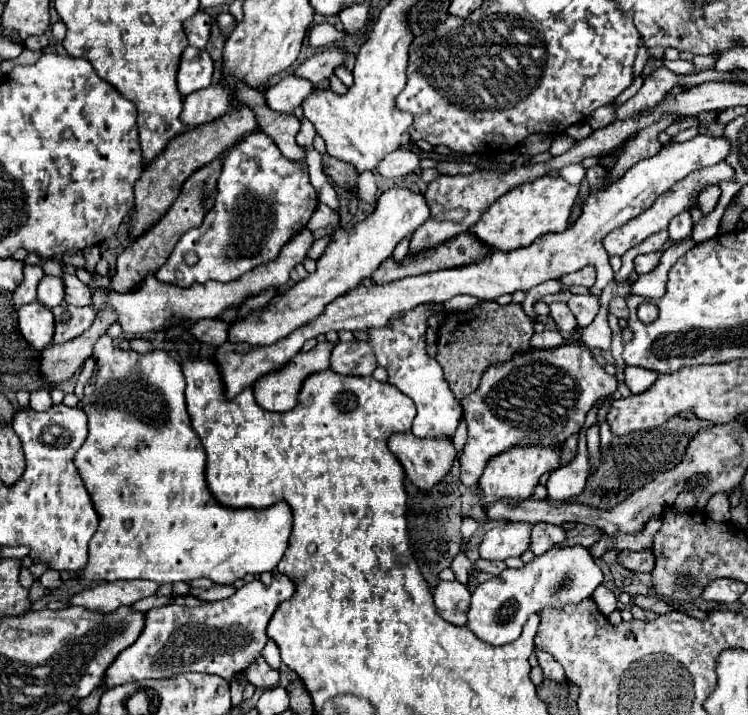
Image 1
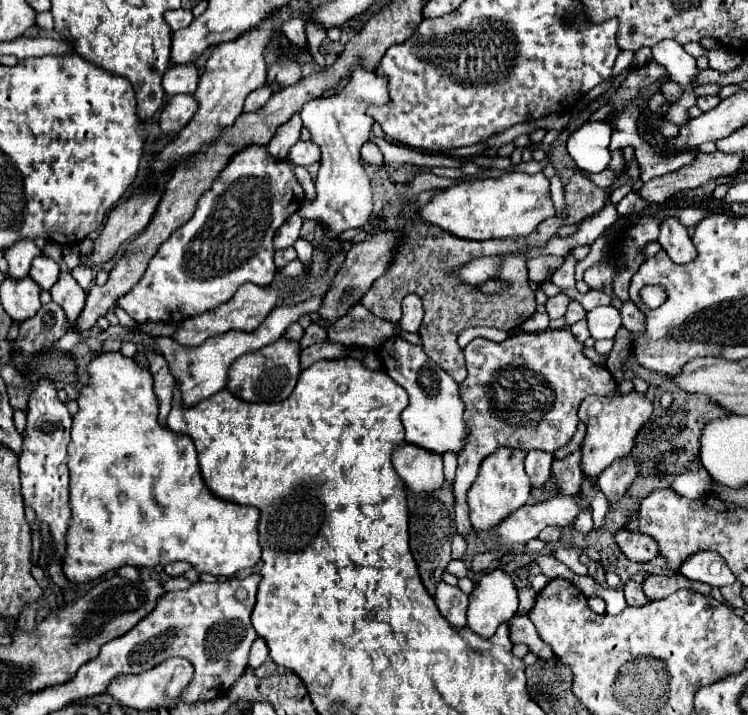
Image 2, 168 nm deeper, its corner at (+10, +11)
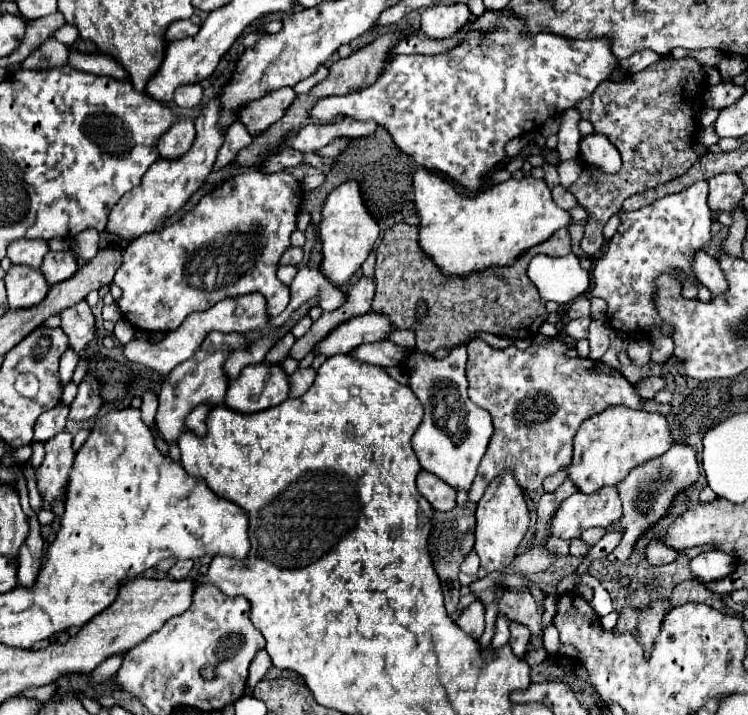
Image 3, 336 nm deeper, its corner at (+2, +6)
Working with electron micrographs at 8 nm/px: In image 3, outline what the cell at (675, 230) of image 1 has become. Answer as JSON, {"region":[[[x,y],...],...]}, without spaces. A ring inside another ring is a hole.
{"region":[[[698,250],[692,256],[692,272],[712,294],[722,294],[728,288],[718,262],[704,250]]]}

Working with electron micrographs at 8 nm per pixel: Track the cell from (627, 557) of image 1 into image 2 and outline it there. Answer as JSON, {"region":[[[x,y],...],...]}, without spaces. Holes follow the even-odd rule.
{"region":[[[622,529],[616,535],[616,543],[618,543],[618,547],[622,549],[622,553],[630,561],[646,563],[646,561],[652,561],[658,555],[656,541],[652,541],[652,537],[648,537],[648,535],[642,535],[640,531]]]}

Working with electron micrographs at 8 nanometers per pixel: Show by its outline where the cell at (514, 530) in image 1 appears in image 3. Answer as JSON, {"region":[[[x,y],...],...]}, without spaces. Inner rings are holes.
{"region":[[[604,486],[590,496],[576,492],[566,498],[552,516],[552,522],[548,522],[548,530],[556,538],[572,540],[592,526],[606,528],[620,516],[622,504],[618,490],[614,486]]]}

